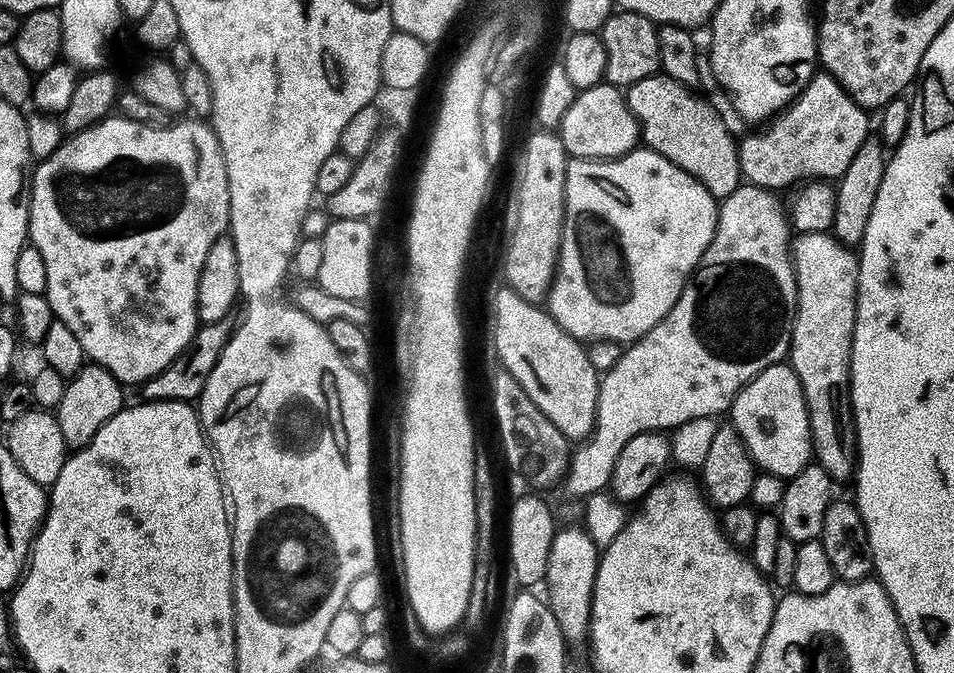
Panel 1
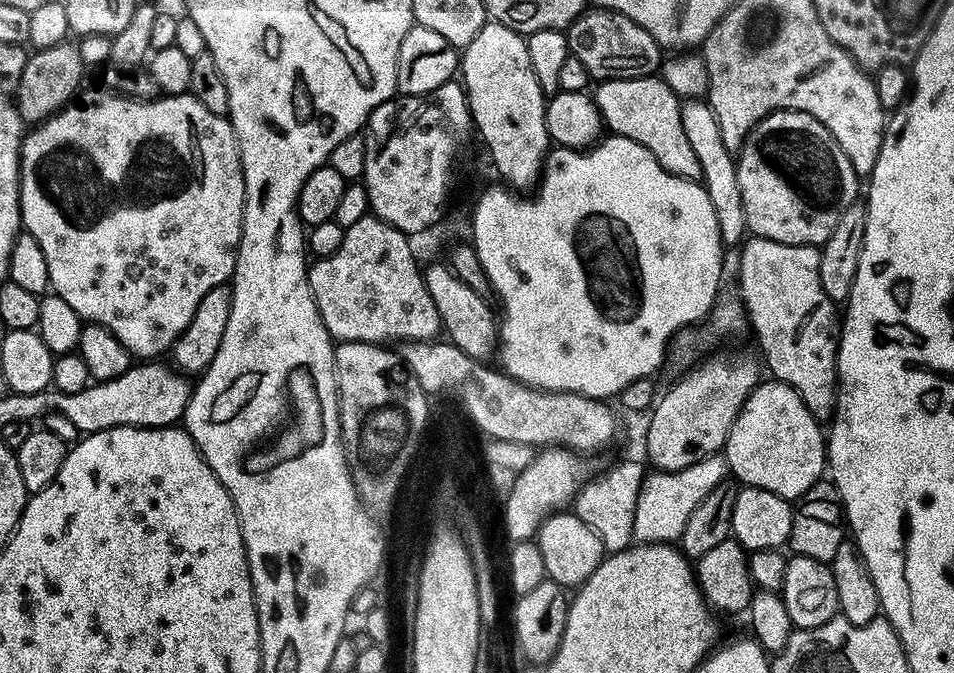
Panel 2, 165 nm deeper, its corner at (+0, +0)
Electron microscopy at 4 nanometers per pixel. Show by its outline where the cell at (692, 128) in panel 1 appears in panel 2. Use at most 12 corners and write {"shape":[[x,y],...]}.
{"shape":[[659,75],[602,80],[609,133],[670,174],[700,180],[681,97]]}

